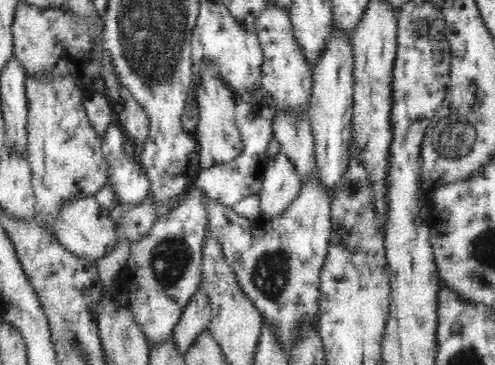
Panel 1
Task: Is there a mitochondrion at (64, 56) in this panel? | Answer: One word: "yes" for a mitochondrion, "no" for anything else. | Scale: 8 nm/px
no

